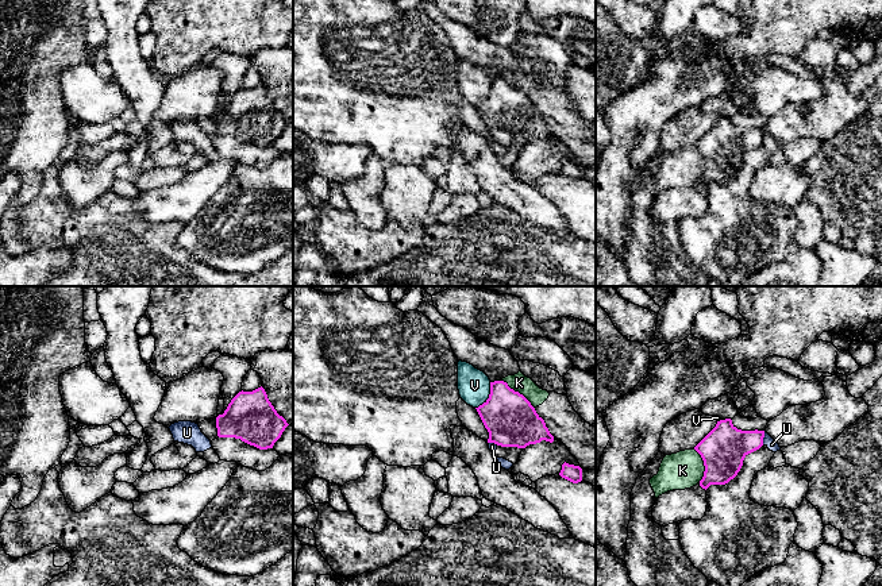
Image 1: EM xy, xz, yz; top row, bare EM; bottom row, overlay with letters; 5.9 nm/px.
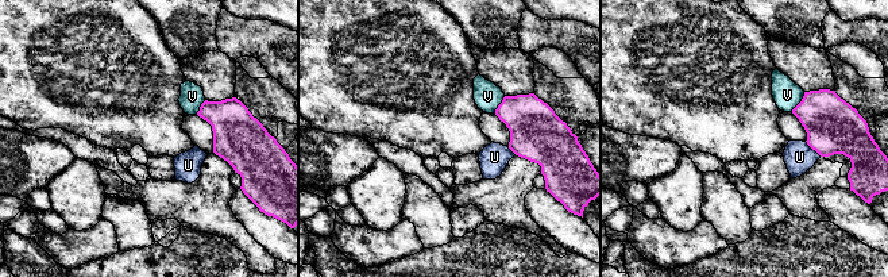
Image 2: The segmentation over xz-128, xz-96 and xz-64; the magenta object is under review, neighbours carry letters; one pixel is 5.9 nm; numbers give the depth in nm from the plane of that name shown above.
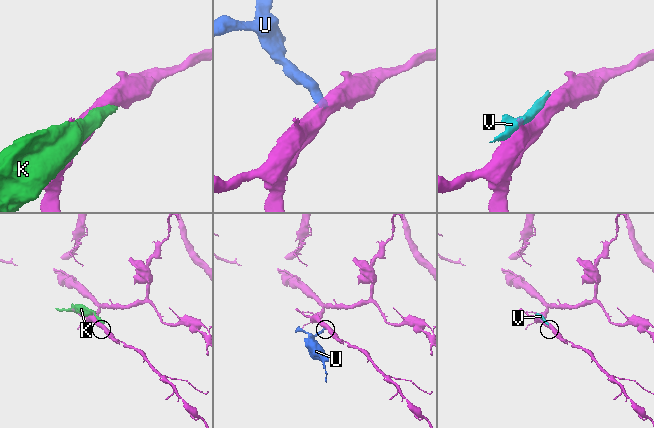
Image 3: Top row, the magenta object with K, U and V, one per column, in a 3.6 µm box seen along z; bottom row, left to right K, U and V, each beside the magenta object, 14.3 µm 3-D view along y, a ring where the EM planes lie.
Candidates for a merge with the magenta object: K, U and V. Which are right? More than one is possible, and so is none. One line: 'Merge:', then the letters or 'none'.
Merge: none

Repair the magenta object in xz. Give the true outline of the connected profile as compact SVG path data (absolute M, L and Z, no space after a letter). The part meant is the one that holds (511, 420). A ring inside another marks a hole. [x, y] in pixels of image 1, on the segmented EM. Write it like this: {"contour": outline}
{"contour": "M504 381L490 382L489 398L475 409L489 432L488 443L525 448L542 440L554 442L531 402Z"}

